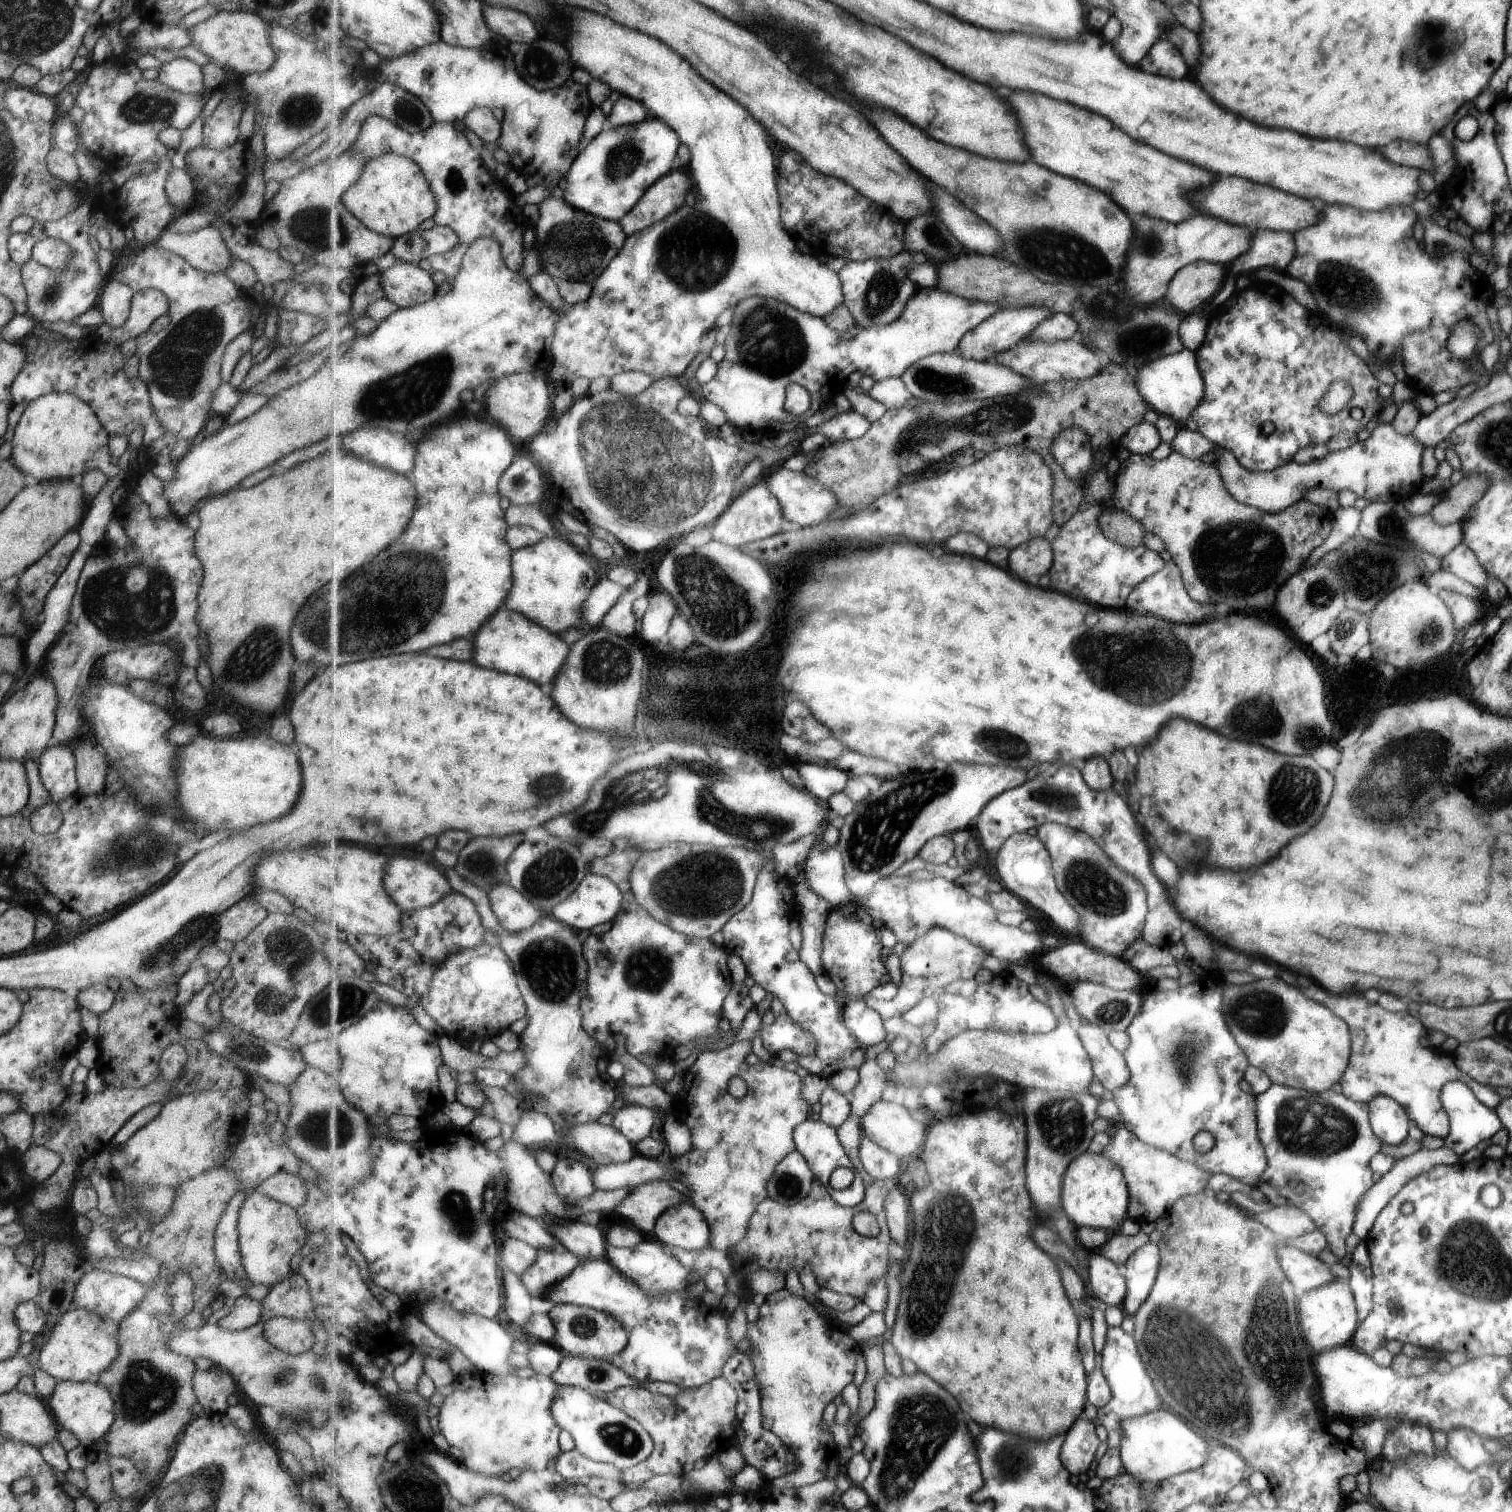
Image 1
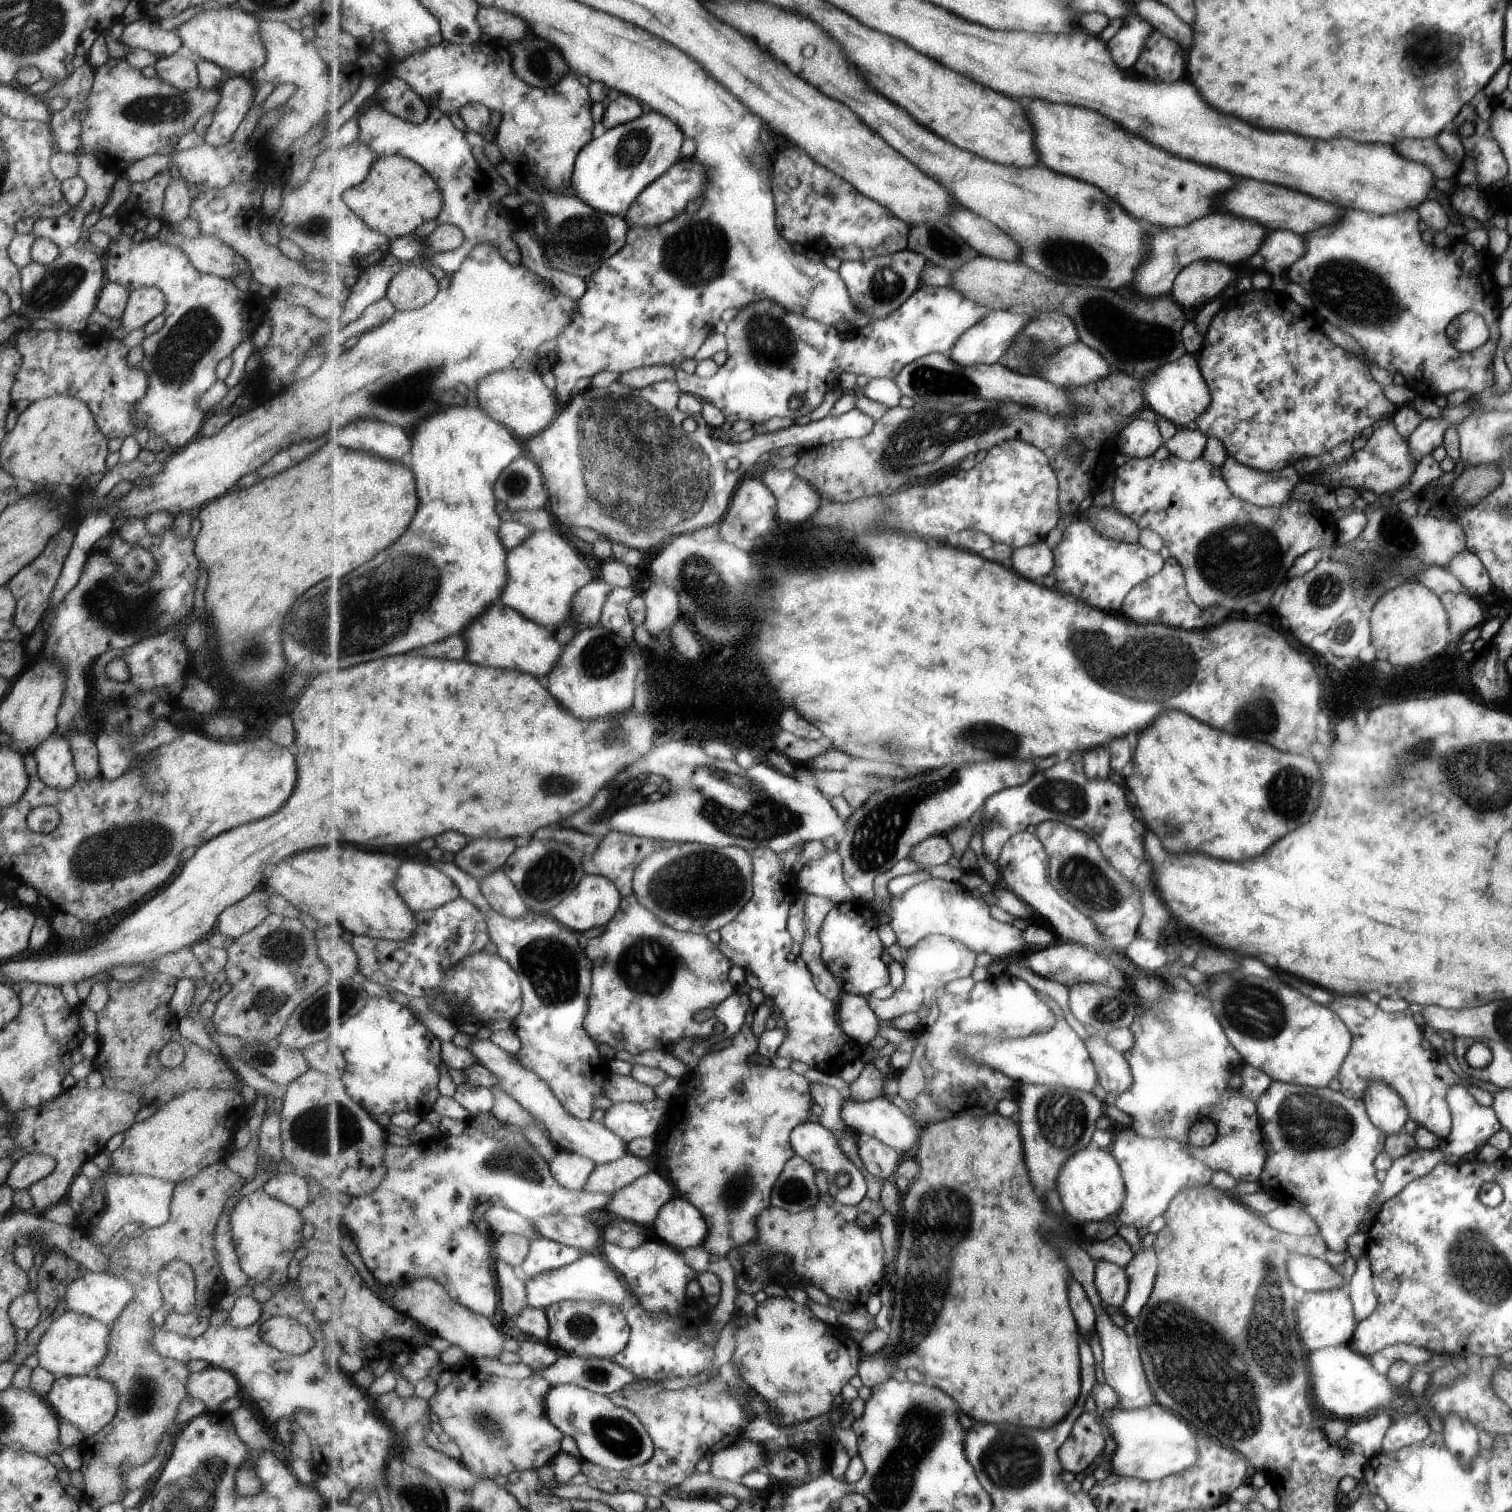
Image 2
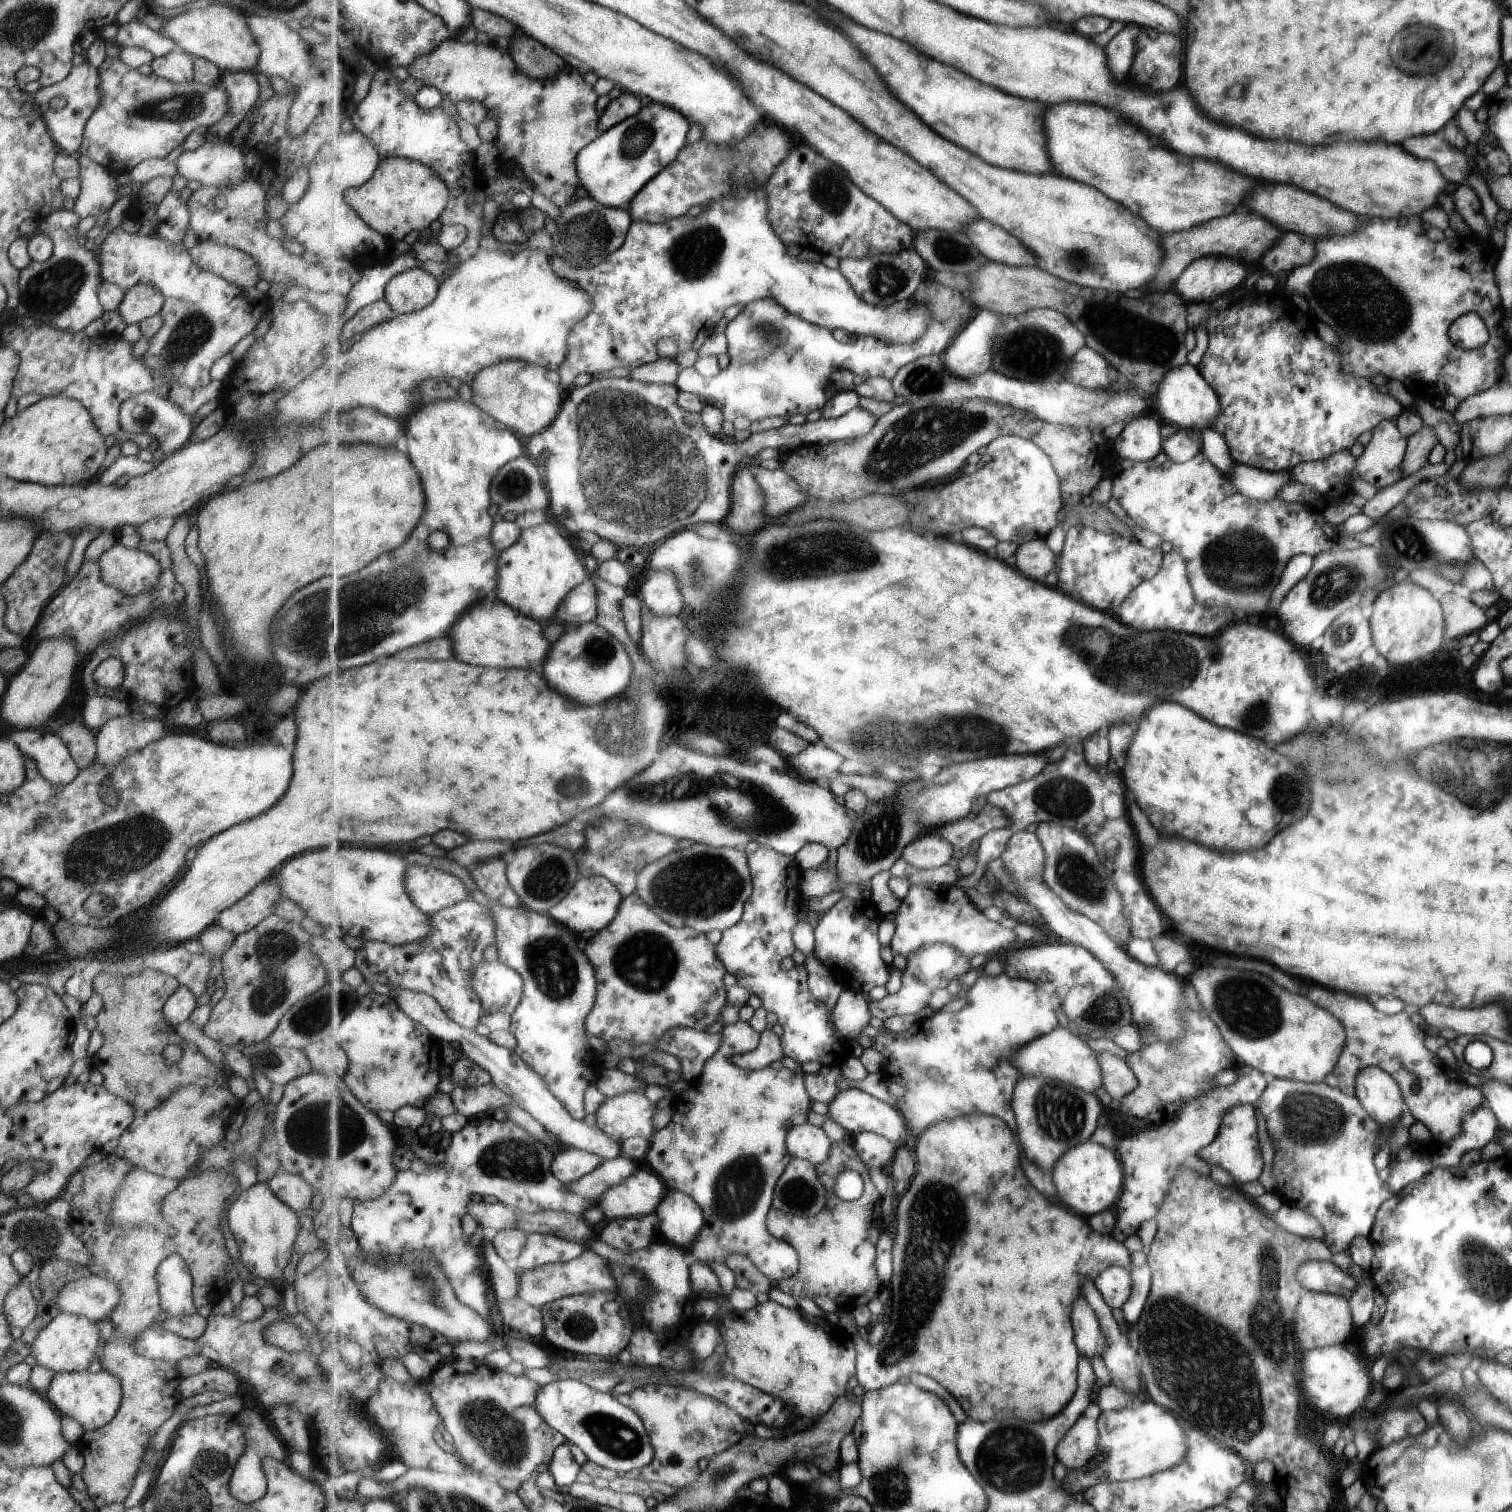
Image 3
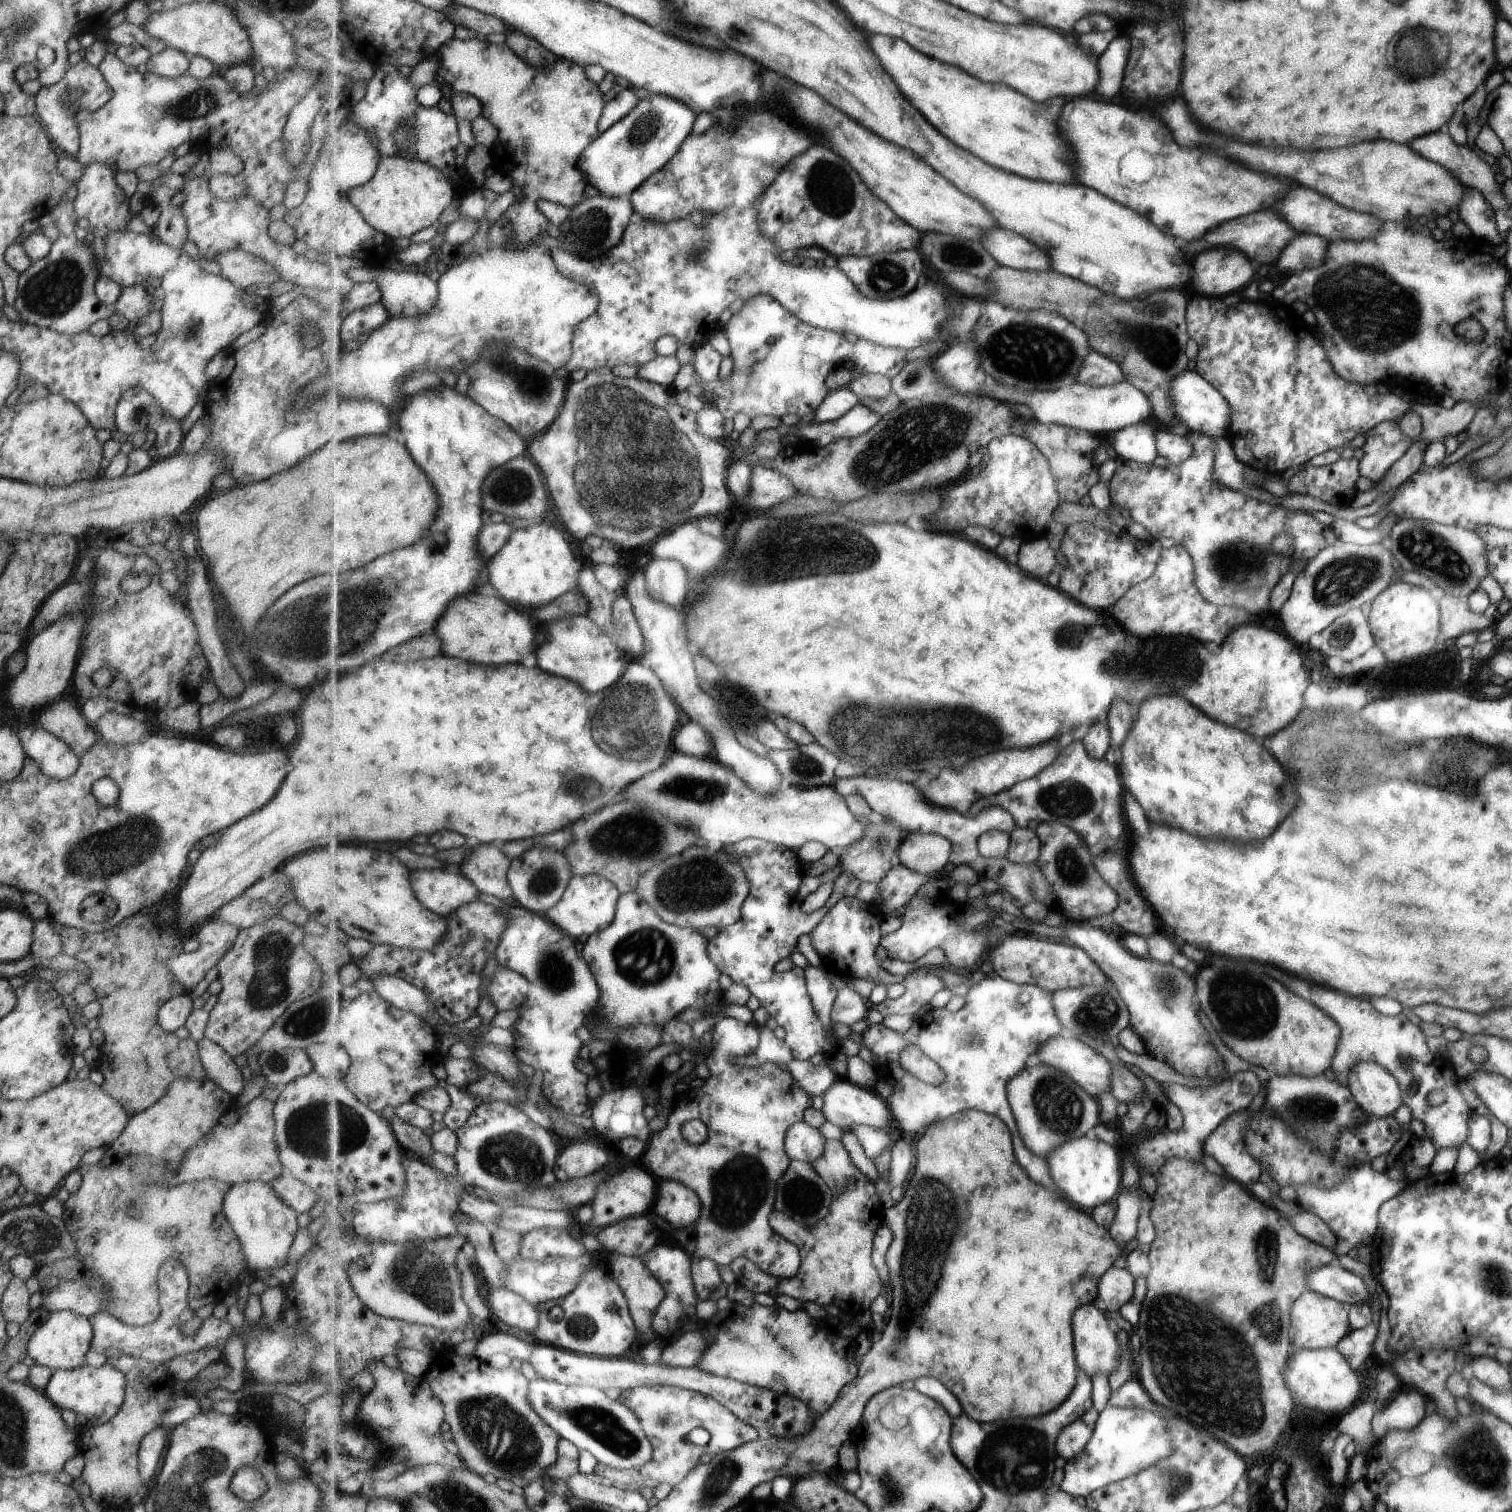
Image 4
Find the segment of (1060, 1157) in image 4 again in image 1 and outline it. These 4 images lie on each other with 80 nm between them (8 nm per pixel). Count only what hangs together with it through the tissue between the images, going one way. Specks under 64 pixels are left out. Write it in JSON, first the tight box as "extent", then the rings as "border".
{"extent":[1062,1152,1131,1234],"border":[[[1084,1152],[1068,1168],[1064,1176],[1062,1208],[1070,1222],[1077,1228],[1095,1227],[1107,1229],[1112,1234],[1128,1216],[1131,1194],[1124,1172],[1103,1153]]]}

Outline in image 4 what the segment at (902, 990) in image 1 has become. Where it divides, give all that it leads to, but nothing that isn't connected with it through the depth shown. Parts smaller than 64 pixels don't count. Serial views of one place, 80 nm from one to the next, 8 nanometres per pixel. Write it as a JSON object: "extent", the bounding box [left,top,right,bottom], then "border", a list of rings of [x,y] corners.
{"extent":[871,967,946,1019],"border":[[[928,967],[915,969],[905,976],[903,982],[907,987],[903,996],[883,1001],[871,1008],[881,1012],[885,1019],[903,1018],[906,1015],[914,1015],[919,1012],[921,1006],[931,1002],[933,994],[946,988],[945,981],[931,974]]]}

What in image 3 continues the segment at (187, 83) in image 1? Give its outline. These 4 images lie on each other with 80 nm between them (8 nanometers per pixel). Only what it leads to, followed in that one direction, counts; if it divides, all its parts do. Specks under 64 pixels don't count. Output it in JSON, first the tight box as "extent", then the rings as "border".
{"extent":[149,48,192,83],"border":[[[173,48],[163,56],[154,57],[149,65],[158,77],[176,83],[192,80],[192,56],[183,50]]]}

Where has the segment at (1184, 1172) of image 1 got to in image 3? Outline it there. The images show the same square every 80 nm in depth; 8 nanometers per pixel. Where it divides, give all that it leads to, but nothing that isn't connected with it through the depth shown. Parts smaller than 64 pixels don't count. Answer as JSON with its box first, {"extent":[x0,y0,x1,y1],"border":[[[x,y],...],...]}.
{"extent":[1112,1065,1265,1242],"border":[[[1239,1065],[1235,1068],[1236,1078],[1233,1084],[1224,1088],[1213,1087],[1201,1100],[1192,1100],[1184,1104],[1179,1118],[1169,1123],[1161,1123],[1147,1132],[1139,1132],[1121,1138],[1116,1152],[1124,1166],[1124,1191],[1116,1208],[1117,1224],[1112,1235],[1123,1242],[1137,1231],[1143,1220],[1153,1218],[1157,1206],[1163,1202],[1163,1194],[1169,1186],[1169,1180],[1175,1180],[1175,1170],[1179,1166],[1191,1168],[1199,1174],[1208,1174],[1209,1165],[1200,1157],[1199,1150],[1207,1146],[1218,1133],[1220,1118],[1230,1107],[1231,1102],[1254,1104],[1264,1090],[1265,1076],[1251,1066]]]}

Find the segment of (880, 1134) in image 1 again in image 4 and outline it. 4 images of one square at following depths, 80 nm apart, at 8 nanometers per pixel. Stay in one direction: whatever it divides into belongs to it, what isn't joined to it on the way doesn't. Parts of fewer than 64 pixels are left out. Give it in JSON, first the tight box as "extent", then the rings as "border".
{"extent":[821,1078,895,1131],"border":[[[847,1078],[837,1079],[824,1092],[823,1098],[821,1110],[829,1121],[844,1131],[851,1131],[857,1125],[885,1128],[891,1118],[895,1119],[886,1099]]]}

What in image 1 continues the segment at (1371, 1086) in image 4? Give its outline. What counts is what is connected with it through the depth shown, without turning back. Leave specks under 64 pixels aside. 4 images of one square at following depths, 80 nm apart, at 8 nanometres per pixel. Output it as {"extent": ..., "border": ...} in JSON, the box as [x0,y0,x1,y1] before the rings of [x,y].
{"extent":[1366,1095,1407,1146],"border":[[[1375,1095],[1366,1104],[1369,1124],[1382,1143],[1395,1146],[1407,1136],[1404,1106],[1385,1095]]]}

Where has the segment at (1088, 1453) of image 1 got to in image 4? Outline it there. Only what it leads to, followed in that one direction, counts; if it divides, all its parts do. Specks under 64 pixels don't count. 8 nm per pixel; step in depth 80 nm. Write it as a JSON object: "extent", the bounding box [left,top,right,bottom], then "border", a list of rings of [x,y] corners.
{"extent":[1056,1405,1100,1461],"border":[[[1093,1405],[1077,1422],[1073,1422],[1057,1439],[1056,1449],[1065,1461],[1079,1456],[1086,1450],[1094,1435],[1100,1412]]]}

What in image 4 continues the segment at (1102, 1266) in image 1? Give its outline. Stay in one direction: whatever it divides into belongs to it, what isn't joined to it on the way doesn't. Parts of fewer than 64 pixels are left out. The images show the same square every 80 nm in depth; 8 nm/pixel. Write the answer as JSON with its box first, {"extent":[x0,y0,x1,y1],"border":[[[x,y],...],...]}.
{"extent":[1096,1267,1134,1312],"border":[[[1111,1267],[1100,1280],[1100,1292],[1096,1298],[1104,1311],[1120,1312],[1120,1308],[1132,1299],[1134,1276],[1128,1269]]]}

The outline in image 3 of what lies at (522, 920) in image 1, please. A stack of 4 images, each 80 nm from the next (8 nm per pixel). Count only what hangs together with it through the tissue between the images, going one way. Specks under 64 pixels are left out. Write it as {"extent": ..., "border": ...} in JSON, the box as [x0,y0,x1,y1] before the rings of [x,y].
{"extent":[470,855,523,907],"border":[[[501,855],[475,865],[470,873],[489,898],[508,907],[523,907],[520,896],[509,882],[508,864]]]}

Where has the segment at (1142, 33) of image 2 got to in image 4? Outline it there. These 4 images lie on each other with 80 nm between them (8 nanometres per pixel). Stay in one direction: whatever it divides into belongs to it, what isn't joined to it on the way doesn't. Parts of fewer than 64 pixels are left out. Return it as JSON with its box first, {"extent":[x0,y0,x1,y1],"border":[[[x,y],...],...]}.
{"extent":[1097,34,1131,100],"border":[[[1124,34],[1113,39],[1107,52],[1100,56],[1099,68],[1101,73],[1101,84],[1097,88],[1097,94],[1111,100],[1121,92],[1123,78],[1131,49],[1131,41]]]}

